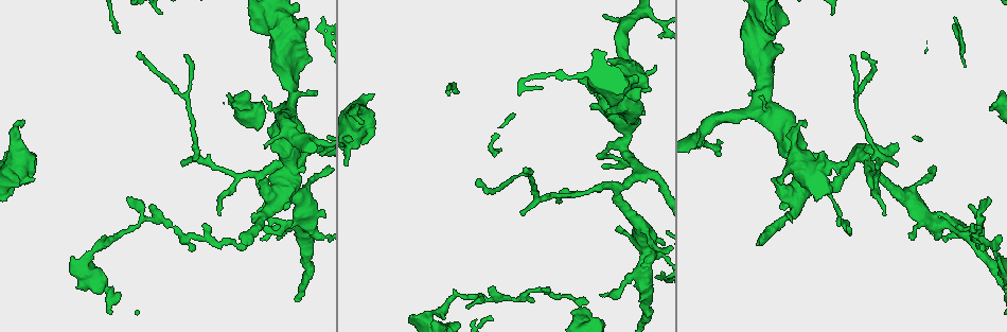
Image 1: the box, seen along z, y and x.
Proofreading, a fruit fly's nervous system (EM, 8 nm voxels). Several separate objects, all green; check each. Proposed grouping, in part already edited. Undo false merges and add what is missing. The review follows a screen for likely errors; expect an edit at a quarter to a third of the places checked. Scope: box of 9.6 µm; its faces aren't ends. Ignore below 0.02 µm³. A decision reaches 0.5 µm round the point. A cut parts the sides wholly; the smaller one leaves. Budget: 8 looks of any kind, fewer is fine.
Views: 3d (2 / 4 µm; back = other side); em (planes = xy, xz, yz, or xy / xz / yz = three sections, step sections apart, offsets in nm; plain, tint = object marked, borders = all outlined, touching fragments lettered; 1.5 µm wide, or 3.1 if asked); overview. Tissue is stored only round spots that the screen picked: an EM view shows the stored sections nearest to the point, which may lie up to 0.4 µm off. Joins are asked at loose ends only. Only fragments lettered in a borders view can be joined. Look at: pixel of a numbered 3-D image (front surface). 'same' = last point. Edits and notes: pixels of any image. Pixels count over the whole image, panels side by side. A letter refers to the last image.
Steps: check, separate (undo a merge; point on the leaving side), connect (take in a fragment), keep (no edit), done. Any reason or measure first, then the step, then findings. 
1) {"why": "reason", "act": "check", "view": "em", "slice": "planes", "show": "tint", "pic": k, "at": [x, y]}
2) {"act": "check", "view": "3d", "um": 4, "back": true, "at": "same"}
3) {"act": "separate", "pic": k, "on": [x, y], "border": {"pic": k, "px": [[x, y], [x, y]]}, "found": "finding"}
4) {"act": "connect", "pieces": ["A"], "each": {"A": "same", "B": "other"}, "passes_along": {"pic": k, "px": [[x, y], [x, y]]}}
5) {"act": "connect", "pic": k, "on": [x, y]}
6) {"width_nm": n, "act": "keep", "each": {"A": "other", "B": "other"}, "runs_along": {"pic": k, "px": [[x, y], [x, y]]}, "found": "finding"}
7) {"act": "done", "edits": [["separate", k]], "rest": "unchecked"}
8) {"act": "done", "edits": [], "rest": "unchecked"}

{"why": "thin end", "act": "check", "view": "em", "slice": "planes", "show": "borders", "pic": 1, "at": [973, 223]}

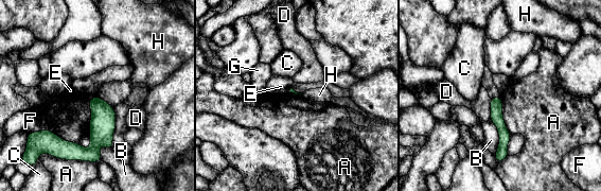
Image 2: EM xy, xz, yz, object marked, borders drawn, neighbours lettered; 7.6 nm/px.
{"act": "keep", "each": {"A": "other", "B": "other", "C": "other", "D": "other", "E": "other", "F": "other", "G": "other", "H": "other"}, "border": {"pic": 2, "px": [[52, 155], [95, 162]]}, "found": "none of them fits"}

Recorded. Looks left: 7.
{"why": "thin end", "act": "check", "view": "em", "slice": "planes", "show": "borders", "pic": 1, "at": [128, 199]}

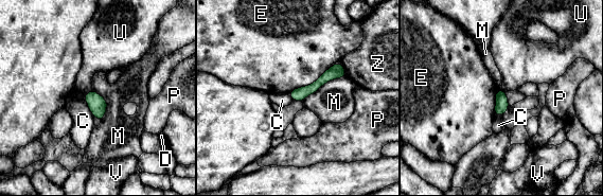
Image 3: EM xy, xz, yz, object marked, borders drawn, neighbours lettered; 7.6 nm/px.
{"longest_contact_nm": ["E", 420], "act": "keep", "each": {"C": "other", "D": "other", "E": "other", "M": "other", "P": "other", "U": "other", "V": "other", "Z": "other"}, "found": "none of them fits"}

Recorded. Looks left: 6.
{"why": "free end", "act": "check", "view": "3d", "um": 2, "pic": 1, "at": [373, 96]}

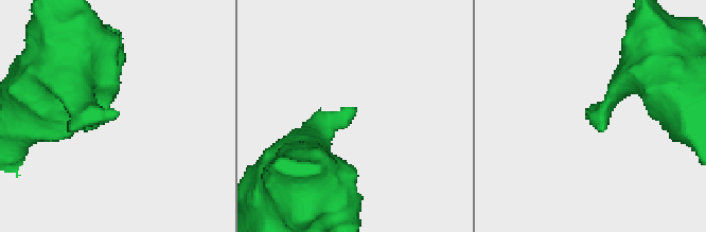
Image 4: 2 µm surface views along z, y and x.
{"why": "now the EM", "act": "check", "view": "em", "slice": "planes", "show": "tint", "pic": 4, "at": [118, 114]}

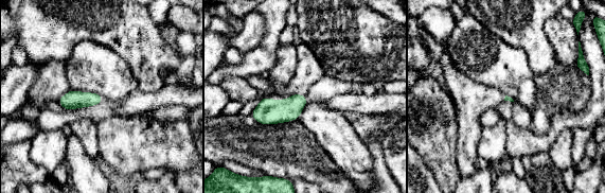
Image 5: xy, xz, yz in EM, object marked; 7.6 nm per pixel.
{"act": "check", "view": "em", "slice": "planes", "show": "borders", "at": "same"}

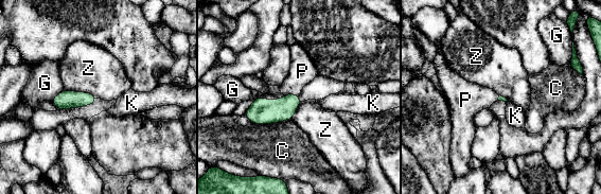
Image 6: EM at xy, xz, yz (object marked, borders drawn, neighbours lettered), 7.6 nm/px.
{"act": "connect", "pieces": ["P"], "each": {"C": "other", "G": "other", "K": "other", "P": "same", "Z": "other"}, "found": "it goes on there"}

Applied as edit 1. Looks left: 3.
{"act": "done", "edits": [["connect", 6]], "rest": "unchecked"}

